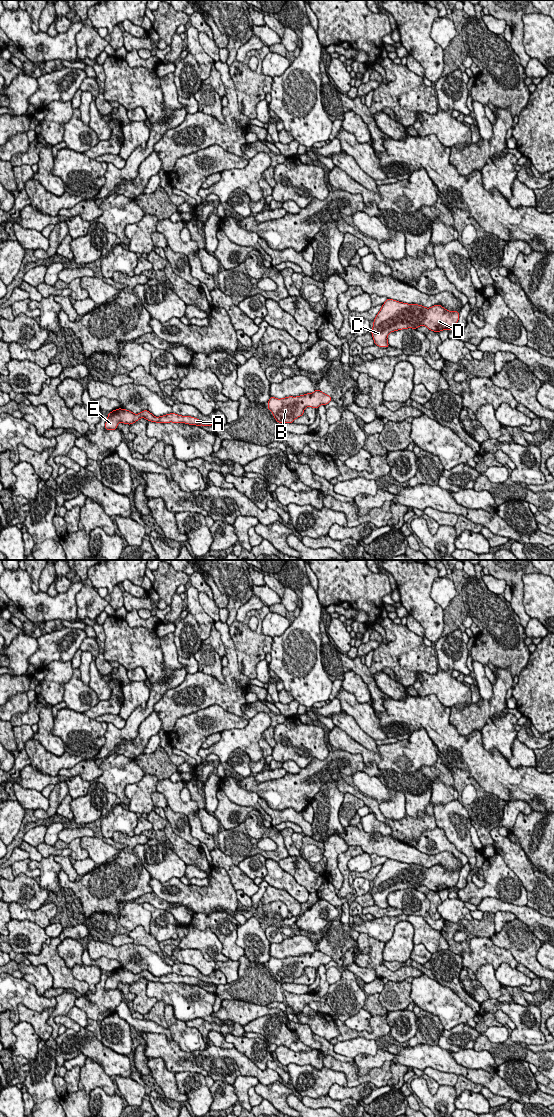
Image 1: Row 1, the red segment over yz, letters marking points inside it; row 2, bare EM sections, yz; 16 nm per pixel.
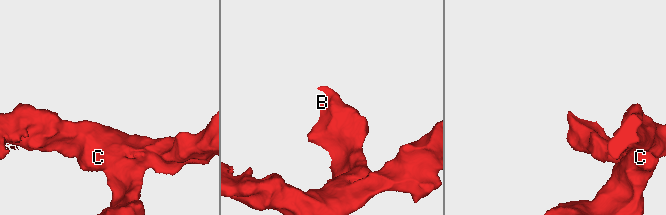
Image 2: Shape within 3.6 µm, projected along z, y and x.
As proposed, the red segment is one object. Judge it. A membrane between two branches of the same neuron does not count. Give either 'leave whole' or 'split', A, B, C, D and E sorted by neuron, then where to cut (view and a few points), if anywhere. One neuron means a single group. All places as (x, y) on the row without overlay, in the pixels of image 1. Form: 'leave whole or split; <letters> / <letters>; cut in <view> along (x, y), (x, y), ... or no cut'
leave whole; A B C D E; no cut

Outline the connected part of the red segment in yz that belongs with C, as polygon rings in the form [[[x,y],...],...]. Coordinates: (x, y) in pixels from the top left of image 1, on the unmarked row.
[[[387,858],[374,879],[371,893],[375,905],[388,908],[387,896],[393,891],[419,886],[426,886],[434,892],[456,890],[458,880],[458,871],[448,871],[439,864],[426,868]]]

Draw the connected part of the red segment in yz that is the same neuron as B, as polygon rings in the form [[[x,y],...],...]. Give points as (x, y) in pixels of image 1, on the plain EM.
[[[315,950],[313,953],[307,953],[297,957],[286,957],[277,959],[270,957],[268,963],[268,970],[273,973],[277,982],[293,983],[293,981],[302,976],[306,967],[318,967],[323,964],[328,964],[332,958],[329,955]]]

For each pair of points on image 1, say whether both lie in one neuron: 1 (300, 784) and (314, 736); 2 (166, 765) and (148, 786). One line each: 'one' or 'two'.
1: two
2: two

